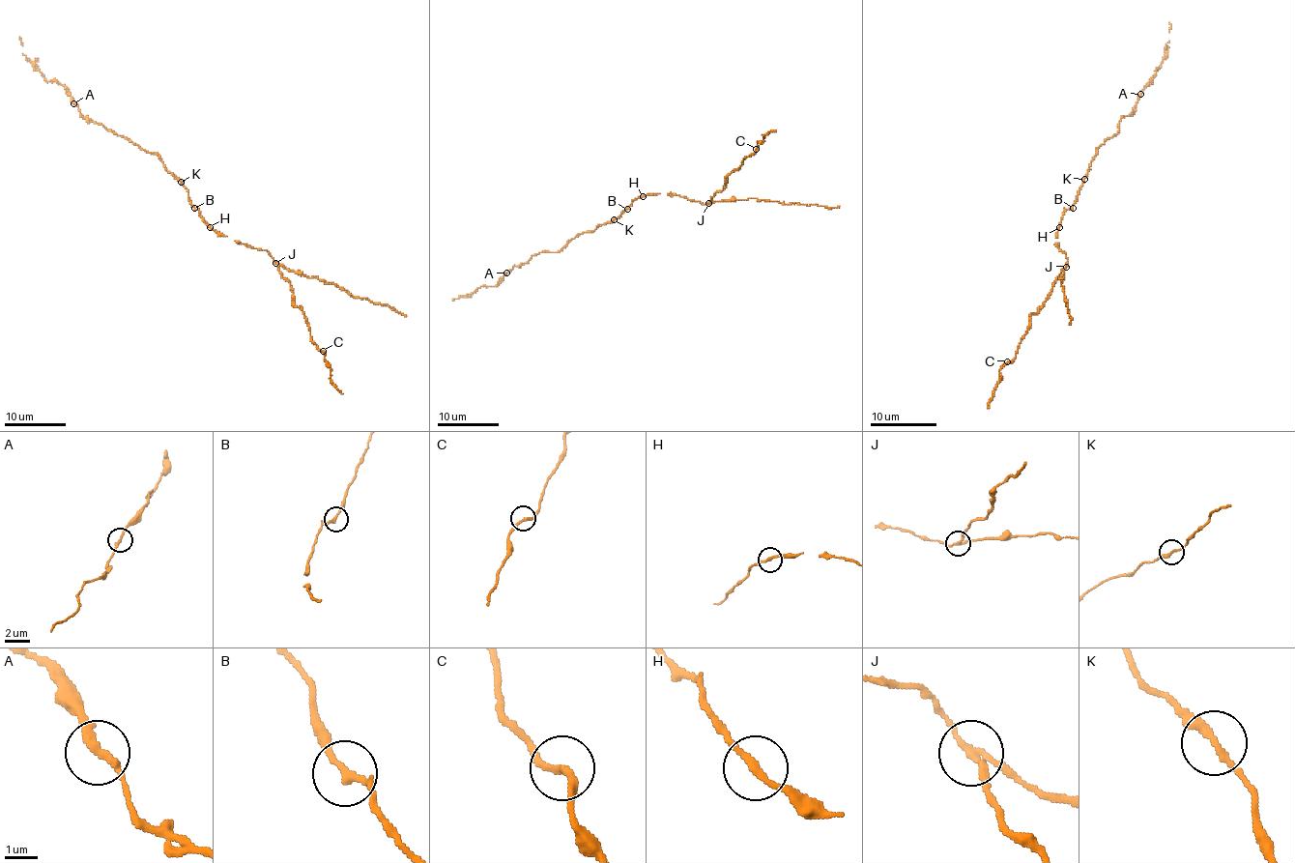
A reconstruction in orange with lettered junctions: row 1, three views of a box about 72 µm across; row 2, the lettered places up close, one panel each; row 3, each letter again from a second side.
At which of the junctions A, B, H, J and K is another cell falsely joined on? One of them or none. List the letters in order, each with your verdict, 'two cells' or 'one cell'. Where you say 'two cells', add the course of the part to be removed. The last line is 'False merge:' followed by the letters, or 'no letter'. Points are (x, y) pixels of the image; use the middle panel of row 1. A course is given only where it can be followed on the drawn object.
A: one cell
B: one cell
H: one cell
J: two cells; course (709, 203), (725, 187), (726, 178), (756, 150), (759, 141), (776, 130)
K: one cell
False merge: J

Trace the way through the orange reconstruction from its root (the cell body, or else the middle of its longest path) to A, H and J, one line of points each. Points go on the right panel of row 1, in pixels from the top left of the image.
A: (1071, 206), (1096, 151), (1119, 130), (1121, 119), (1135, 109), (1140, 94)
H: (1071, 206), (1064, 213), (1059, 227)
J: (1071, 206), (1062, 215), (1055, 238), (1055, 244), (1066, 254), (1066, 266)

